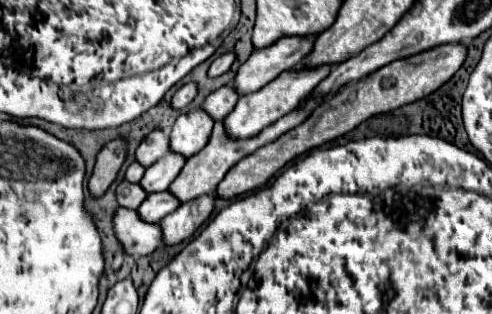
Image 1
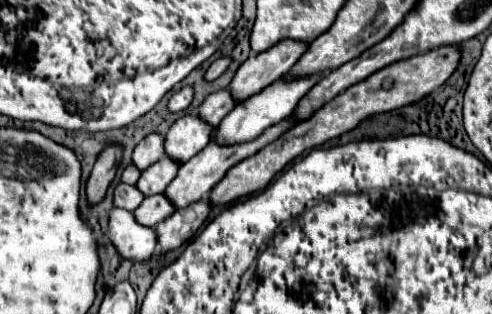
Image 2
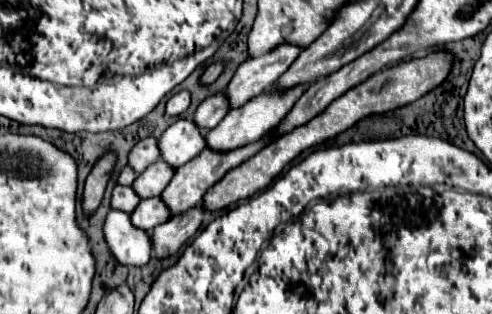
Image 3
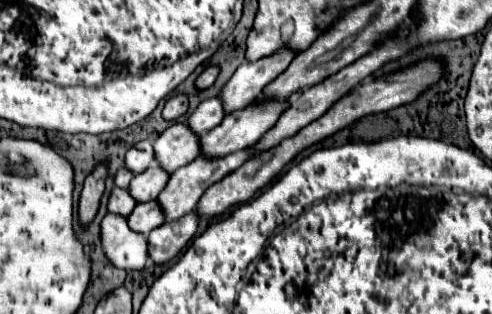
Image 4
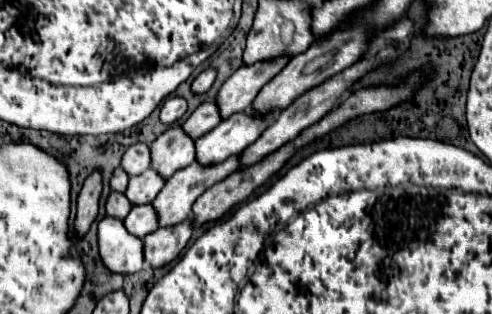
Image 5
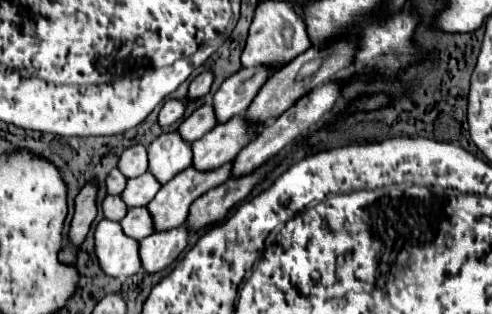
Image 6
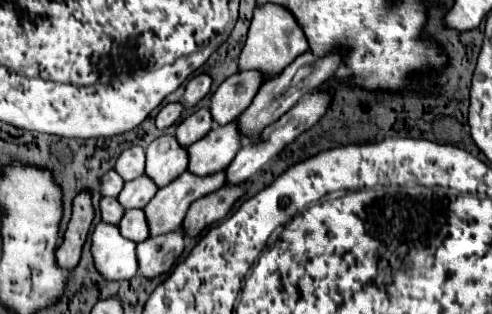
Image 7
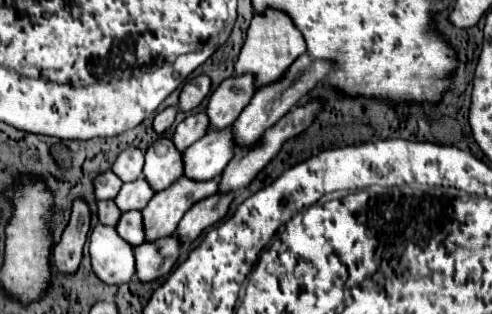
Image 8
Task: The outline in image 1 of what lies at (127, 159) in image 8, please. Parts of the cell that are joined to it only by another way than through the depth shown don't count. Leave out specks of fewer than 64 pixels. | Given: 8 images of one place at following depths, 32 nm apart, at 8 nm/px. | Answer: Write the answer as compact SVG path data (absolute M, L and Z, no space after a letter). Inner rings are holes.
M154 130L150 132L140 146L136 148L136 160L138 164L142 164L144 168L152 166L156 160L160 160L164 154L168 154L168 134L164 134L162 130Z

